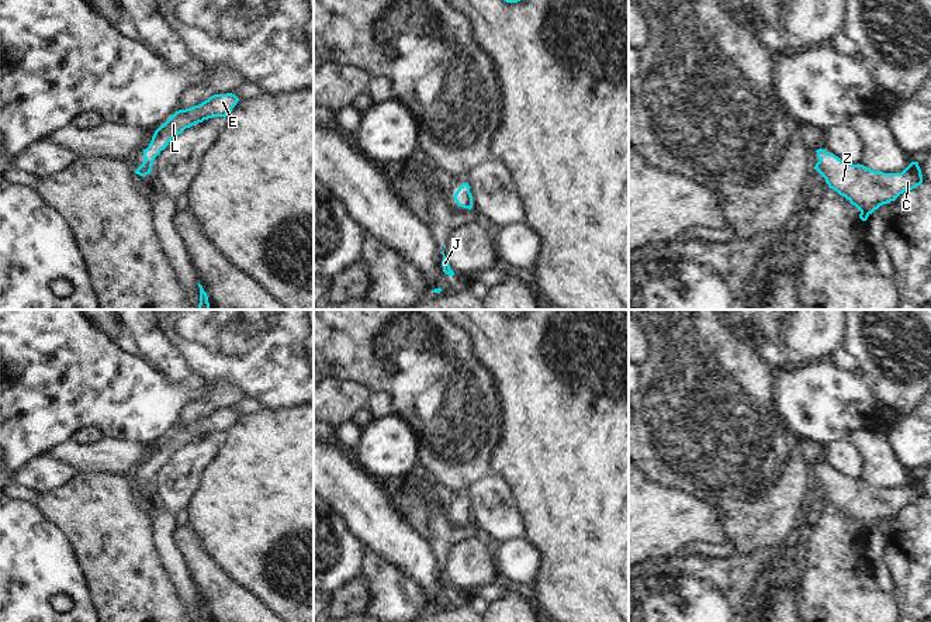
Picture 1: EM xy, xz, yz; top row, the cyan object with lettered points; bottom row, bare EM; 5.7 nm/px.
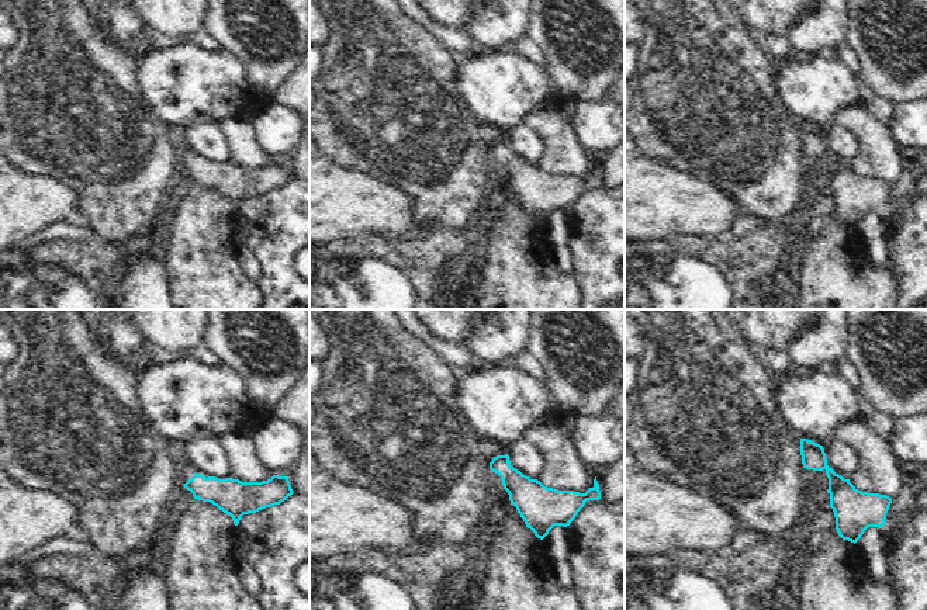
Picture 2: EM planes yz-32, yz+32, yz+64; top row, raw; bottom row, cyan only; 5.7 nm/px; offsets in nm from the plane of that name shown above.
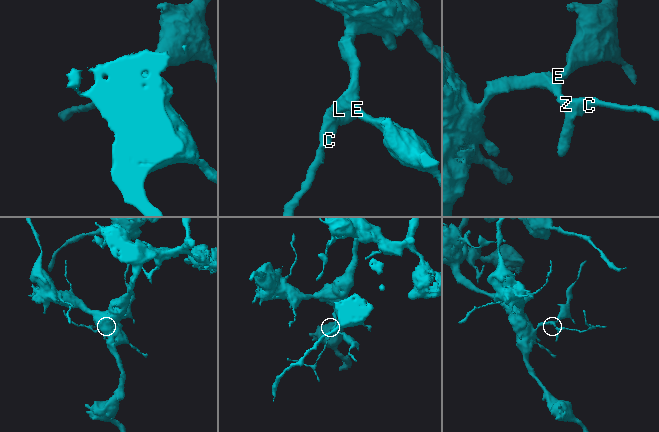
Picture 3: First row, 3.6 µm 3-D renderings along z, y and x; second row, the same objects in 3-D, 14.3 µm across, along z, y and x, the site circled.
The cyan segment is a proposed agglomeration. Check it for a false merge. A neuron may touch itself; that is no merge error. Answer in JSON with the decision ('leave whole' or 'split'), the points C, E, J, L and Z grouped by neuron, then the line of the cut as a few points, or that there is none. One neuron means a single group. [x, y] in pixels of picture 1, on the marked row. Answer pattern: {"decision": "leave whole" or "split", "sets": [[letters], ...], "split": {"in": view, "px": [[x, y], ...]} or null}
{"decision": "leave whole", "sets": [["C", "E", "J", "L", "Z"]], "split": null}

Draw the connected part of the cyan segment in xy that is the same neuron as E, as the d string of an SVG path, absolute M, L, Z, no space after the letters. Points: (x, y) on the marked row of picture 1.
M214 94L208 100L191 108L176 111L163 125L160 125L146 149L143 149L143 162L135 170L139 176L146 176L152 170L155 158L169 145L169 142L186 128L190 128L212 117L226 117L236 106L239 99L232 94Z

